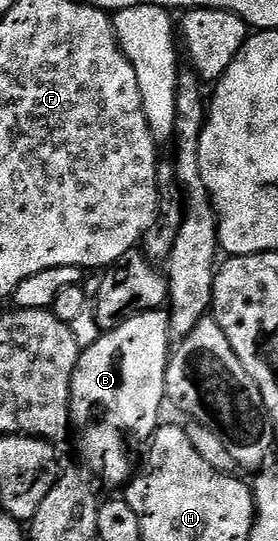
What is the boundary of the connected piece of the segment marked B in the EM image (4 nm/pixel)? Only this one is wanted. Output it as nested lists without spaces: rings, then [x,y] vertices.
[[[165,309],[149,310],[140,316],[132,316],[124,324],[98,337],[102,338],[96,339],[87,350],[85,347],[79,353],[78,367],[72,376],[70,421],[73,433],[78,433],[78,450],[86,457],[85,465],[95,475],[98,473],[108,485],[122,488],[132,478],[130,458],[126,455],[126,438],[149,439],[160,425],[158,413],[162,410],[162,402],[164,406],[167,401],[166,369],[172,353],[170,315]]]

